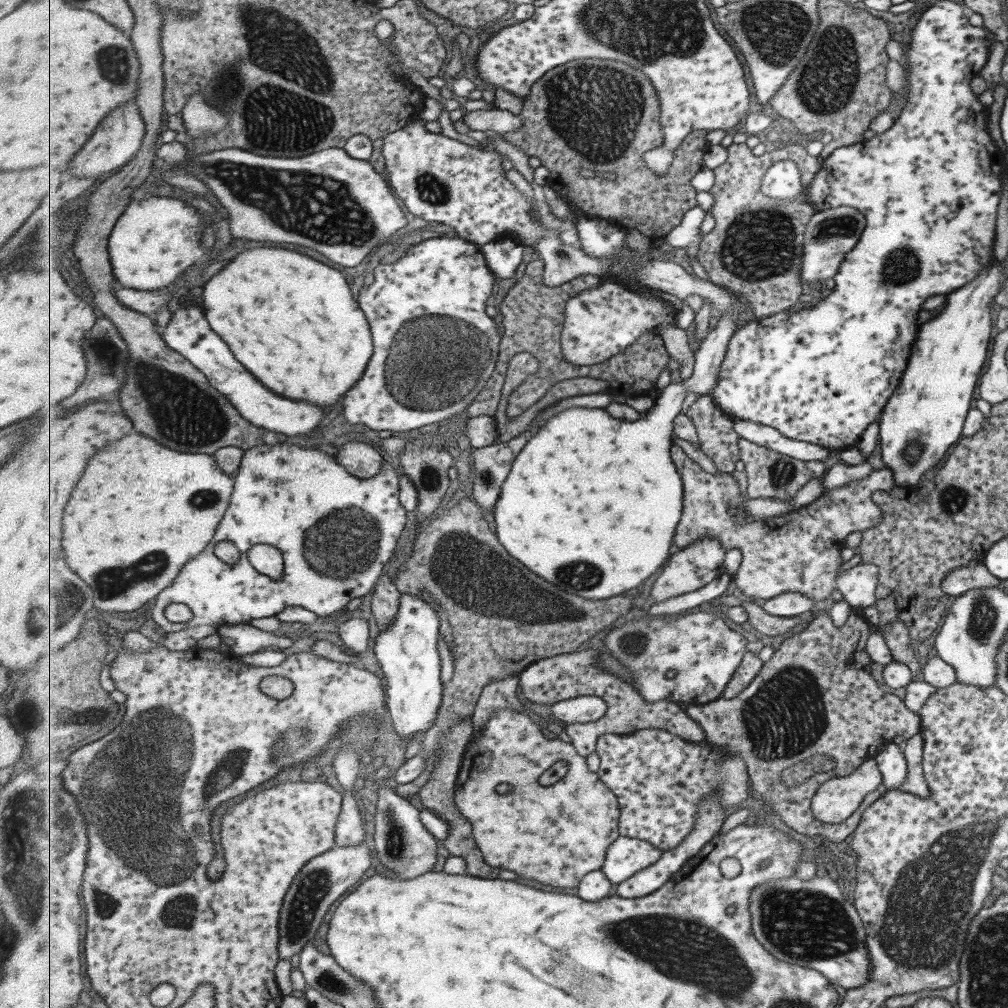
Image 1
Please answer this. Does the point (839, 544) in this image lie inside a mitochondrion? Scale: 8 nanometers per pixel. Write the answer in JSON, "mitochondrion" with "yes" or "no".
{"mitochondrion":"no"}

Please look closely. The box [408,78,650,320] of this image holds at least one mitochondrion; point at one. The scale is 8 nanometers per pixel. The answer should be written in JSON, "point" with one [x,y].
{"point":[429,187]}

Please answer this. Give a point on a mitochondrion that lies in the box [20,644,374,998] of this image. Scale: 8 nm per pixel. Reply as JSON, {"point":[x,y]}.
{"point":[168,858]}

